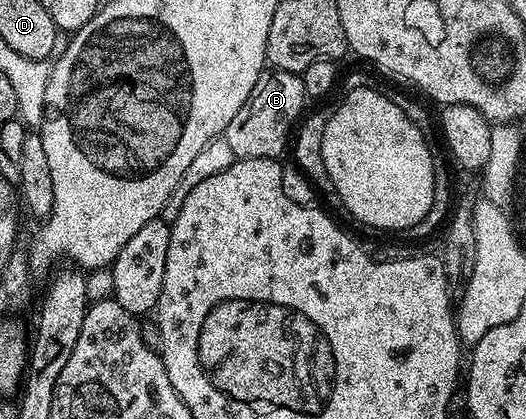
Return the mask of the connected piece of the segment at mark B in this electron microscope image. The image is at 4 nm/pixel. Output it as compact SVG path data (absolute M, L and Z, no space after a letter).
M280 68L264 70L257 78L257 86L253 86L245 106L237 110L233 122L229 122L227 127L225 138L235 157L240 160L282 157L286 148L288 151L297 121L304 115L303 103L308 103L308 100L300 73L286 72Z

